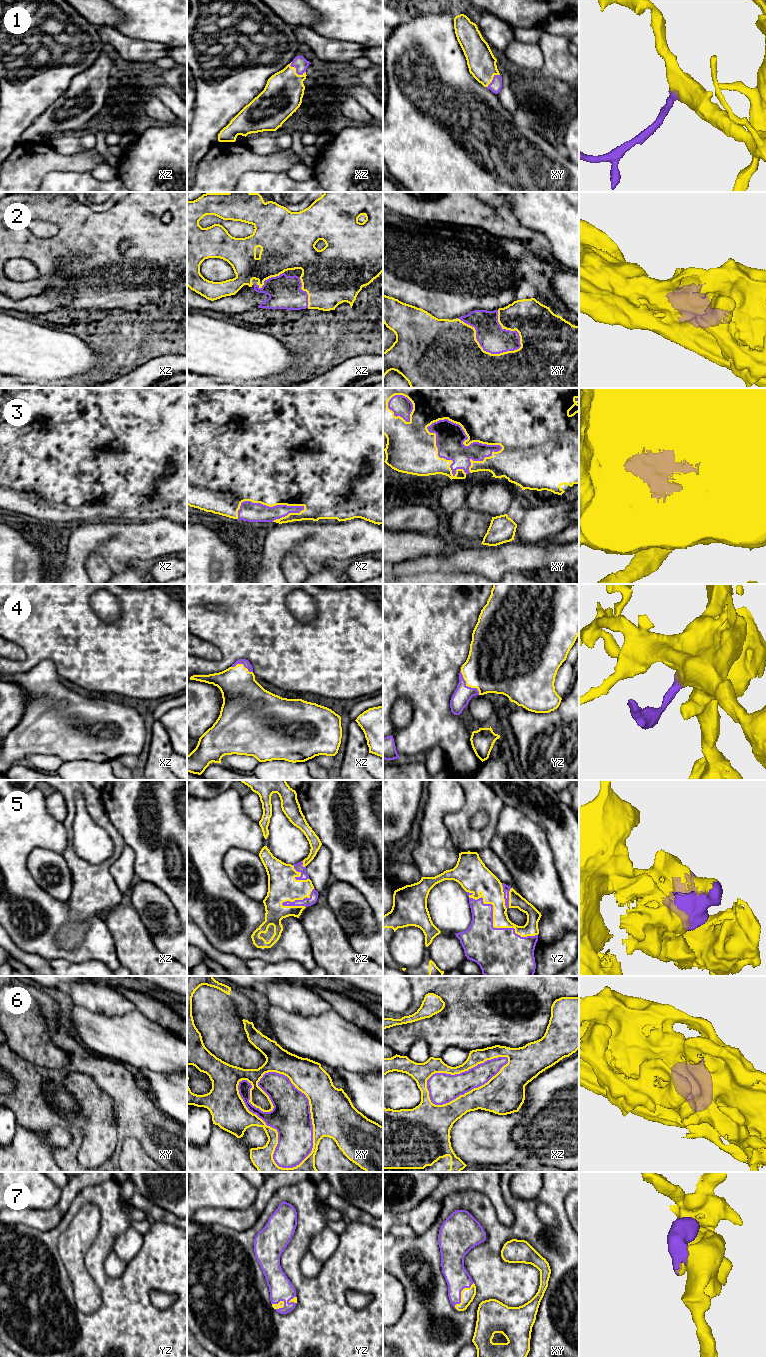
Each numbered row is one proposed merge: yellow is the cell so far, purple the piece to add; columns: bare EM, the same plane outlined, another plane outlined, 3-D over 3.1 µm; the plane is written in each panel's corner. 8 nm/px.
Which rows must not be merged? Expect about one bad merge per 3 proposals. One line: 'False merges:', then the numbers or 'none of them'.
False merges: 6

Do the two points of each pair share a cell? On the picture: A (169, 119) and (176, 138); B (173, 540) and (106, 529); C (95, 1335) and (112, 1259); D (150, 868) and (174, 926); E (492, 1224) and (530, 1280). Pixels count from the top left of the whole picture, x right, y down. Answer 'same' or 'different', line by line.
A: different
B: same
C: different
D: different
E: same

